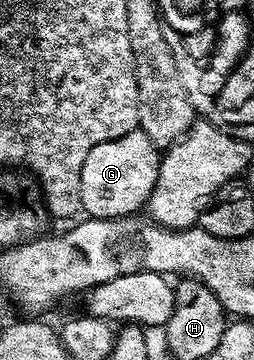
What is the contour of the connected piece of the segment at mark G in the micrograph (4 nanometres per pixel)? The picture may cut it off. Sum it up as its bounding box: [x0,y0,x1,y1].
[80,130,161,220]

